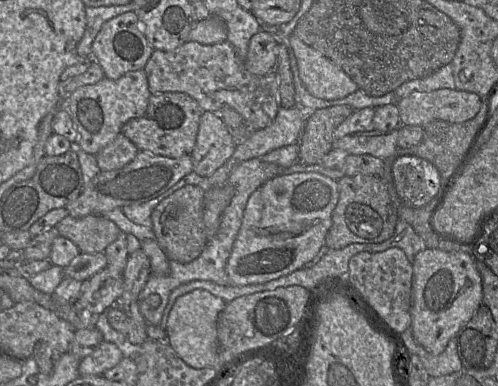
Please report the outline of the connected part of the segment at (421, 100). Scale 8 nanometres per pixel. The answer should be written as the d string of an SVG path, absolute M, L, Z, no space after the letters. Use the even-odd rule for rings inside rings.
M442 88L421 92L414 91L397 102L402 126L425 126L442 120L461 123L475 117L482 99L475 93Z

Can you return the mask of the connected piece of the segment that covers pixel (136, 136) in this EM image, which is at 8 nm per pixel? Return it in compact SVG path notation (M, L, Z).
M164 92L150 95L147 110L141 117L129 120L121 132L138 149L169 158L191 155L197 139L202 110L189 95L181 92Z

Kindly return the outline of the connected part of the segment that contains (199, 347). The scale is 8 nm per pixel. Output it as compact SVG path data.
M195 289L177 298L166 325L167 342L190 367L216 369L220 363L217 319L226 305L224 300L204 289Z

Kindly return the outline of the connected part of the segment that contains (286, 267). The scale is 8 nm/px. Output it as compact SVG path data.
M317 172L278 175L257 188L246 204L242 225L234 241L226 271L232 286L263 284L302 269L313 260L332 225L332 212L339 199L337 181Z

